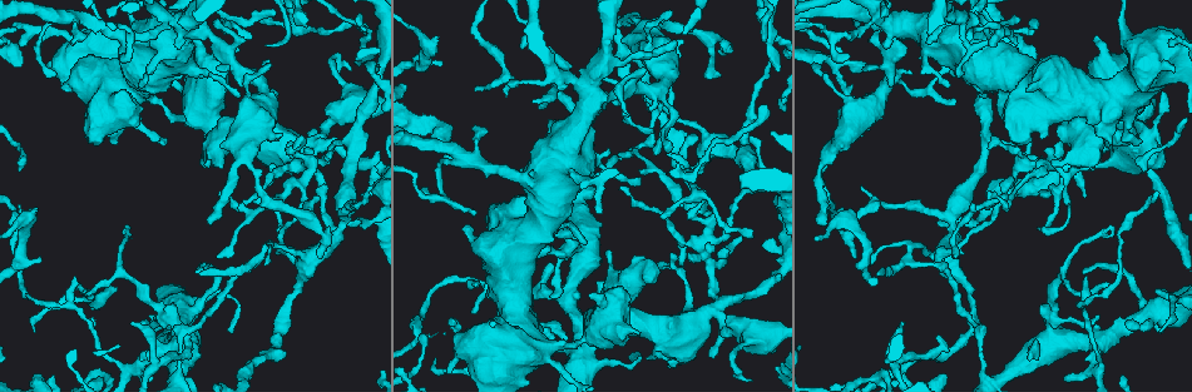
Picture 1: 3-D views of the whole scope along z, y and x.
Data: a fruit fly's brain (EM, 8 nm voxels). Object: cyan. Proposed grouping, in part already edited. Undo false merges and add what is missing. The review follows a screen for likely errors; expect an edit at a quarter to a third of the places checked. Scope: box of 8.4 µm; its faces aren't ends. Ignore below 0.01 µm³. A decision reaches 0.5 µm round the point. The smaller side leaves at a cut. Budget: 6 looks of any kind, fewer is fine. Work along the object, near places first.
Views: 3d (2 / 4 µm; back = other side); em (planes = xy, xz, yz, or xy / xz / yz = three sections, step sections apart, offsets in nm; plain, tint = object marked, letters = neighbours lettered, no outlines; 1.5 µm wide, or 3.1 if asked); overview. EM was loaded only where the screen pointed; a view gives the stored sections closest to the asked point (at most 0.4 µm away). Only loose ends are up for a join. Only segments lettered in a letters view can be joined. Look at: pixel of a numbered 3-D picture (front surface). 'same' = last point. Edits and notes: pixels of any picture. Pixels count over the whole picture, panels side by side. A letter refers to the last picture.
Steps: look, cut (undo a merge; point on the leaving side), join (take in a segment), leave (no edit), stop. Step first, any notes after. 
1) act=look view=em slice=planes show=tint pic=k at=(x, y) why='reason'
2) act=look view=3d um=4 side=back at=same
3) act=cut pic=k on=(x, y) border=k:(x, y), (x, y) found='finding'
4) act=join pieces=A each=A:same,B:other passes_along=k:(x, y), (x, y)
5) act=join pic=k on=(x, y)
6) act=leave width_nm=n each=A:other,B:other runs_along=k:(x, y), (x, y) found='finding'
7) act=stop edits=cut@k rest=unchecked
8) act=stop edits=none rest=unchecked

act=look view=3d um=2 pic=1 at=(854, 256) why='thin end'

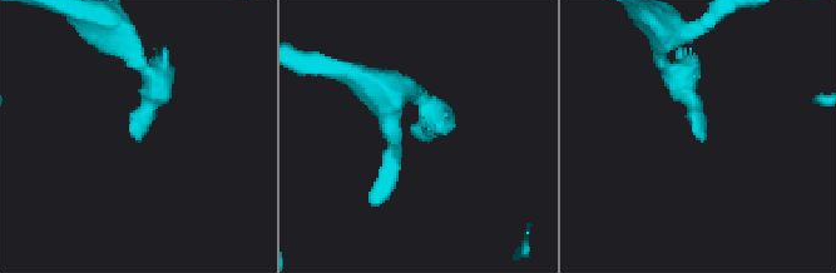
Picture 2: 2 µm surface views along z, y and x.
act=look view=em slice=planes show=letters pic=2 at=(142, 137) why='shape alone is not enough'

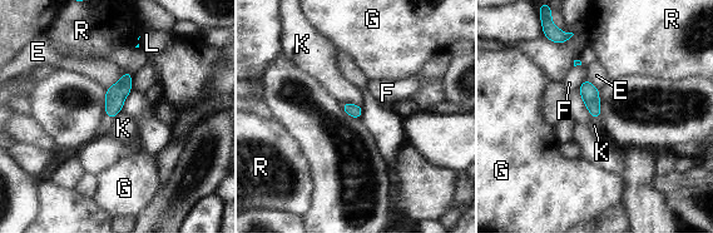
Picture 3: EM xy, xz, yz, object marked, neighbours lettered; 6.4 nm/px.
act=leave width_nm=90 each=E:other,F:other,G:other,K:other,L:other,R:other found='none of them fits'

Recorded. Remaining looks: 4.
act=look view=3d um=4 pic=1 at=(344, 140) why='sudden change in width'

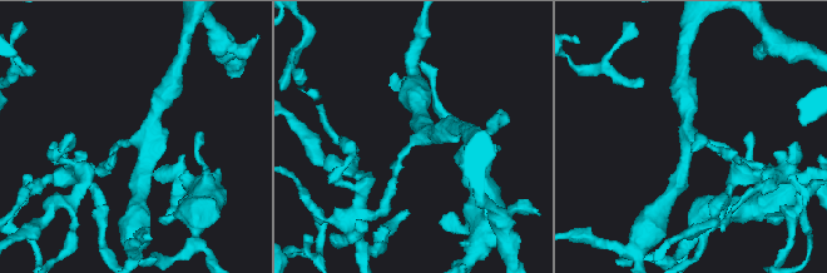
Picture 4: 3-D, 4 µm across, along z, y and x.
act=look view=em slice=planes show=tint pic=4 at=(133, 143) why='now the EM'

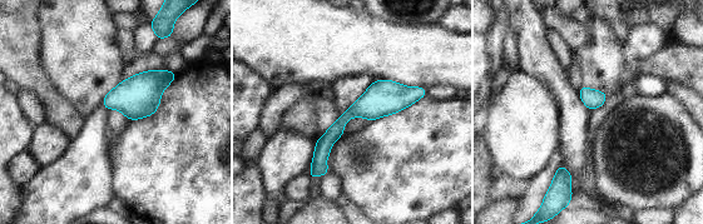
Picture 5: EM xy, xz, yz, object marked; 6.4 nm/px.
act=look view=em slice=planes show=letters at=same why='what lies round it'

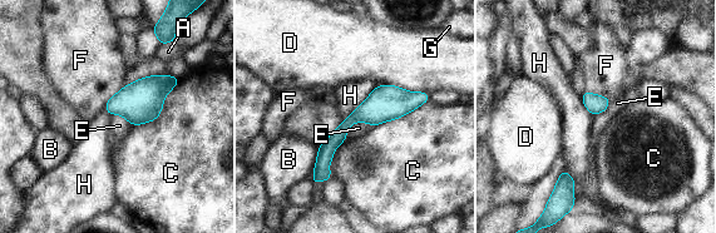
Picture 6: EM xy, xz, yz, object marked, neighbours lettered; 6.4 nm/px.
act=leave each=A:other,B:other,C:other,D:other,E:other,F:other,G:other,H:other found='all the same neuron'

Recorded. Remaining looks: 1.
act=stop edits=none rest=unchecked

